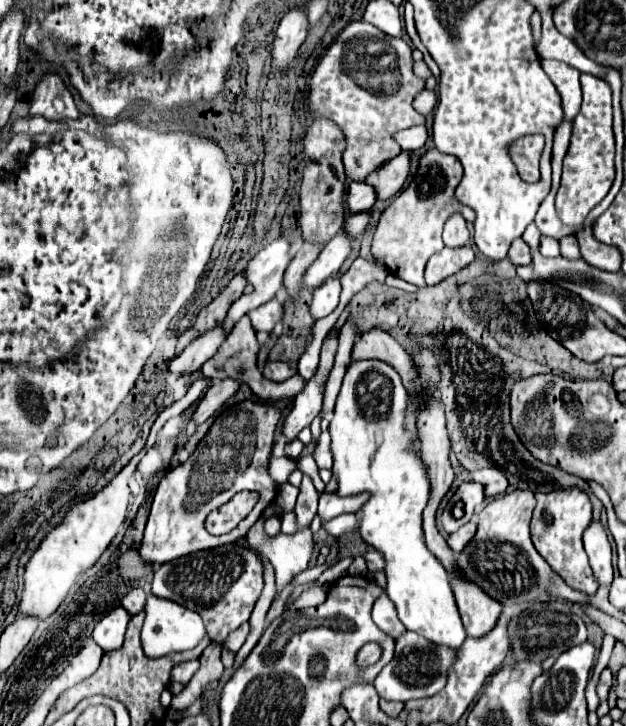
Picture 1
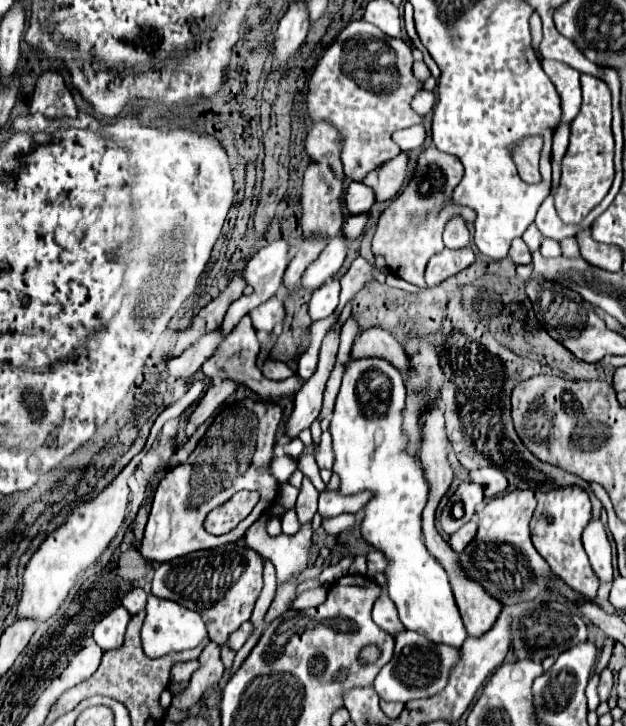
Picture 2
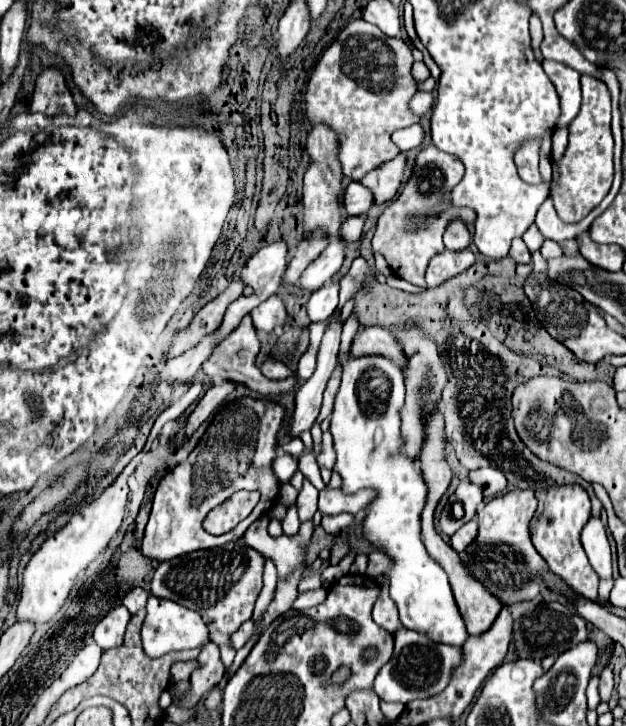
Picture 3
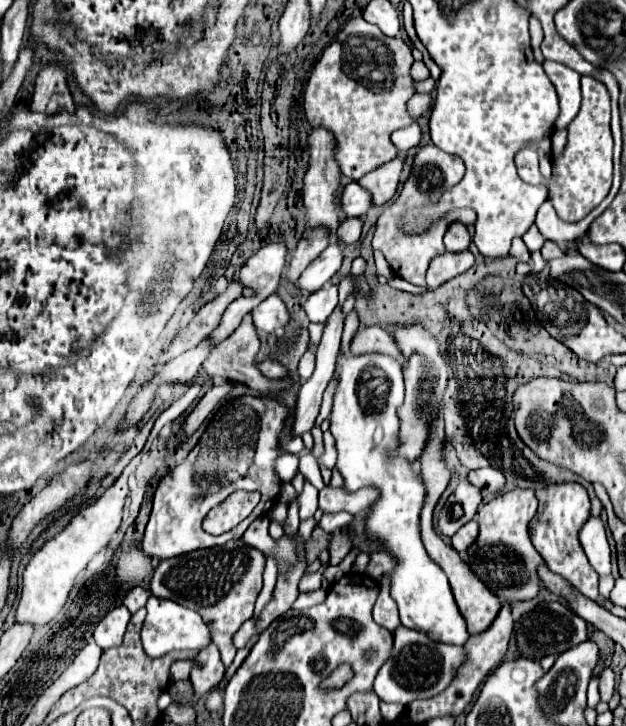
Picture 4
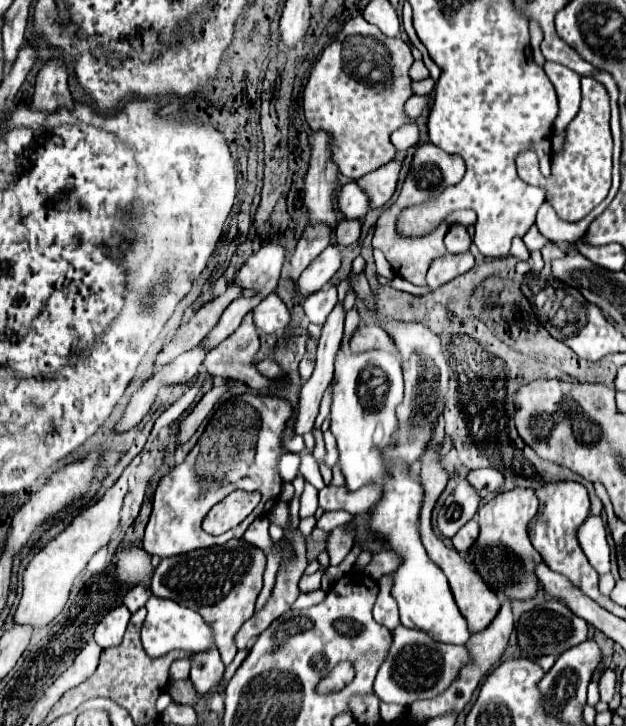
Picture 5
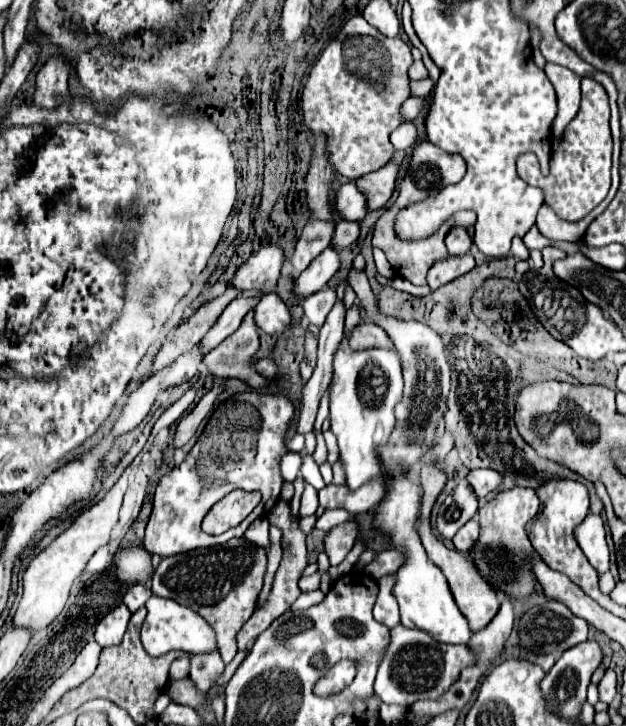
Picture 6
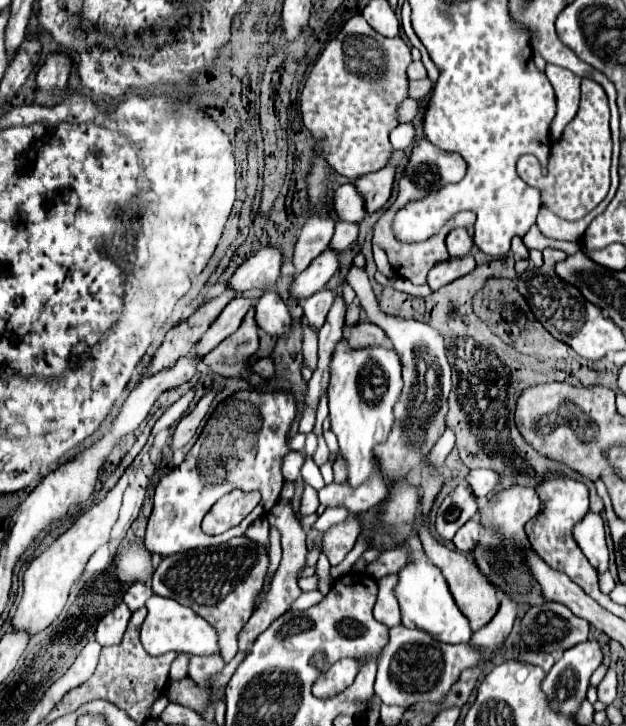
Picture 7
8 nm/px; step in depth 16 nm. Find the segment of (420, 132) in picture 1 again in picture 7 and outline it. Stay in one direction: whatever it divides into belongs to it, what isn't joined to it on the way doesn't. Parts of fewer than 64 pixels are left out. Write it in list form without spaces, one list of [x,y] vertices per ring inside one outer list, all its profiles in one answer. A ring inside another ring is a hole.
[[[398,124],[390,132],[390,142],[396,150],[406,150],[414,142],[414,126],[412,124]]]

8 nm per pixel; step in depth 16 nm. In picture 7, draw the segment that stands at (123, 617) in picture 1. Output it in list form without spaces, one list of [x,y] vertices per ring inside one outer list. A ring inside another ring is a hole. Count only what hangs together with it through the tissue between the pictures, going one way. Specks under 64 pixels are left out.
[[[122,602],[120,606],[116,606],[110,614],[106,614],[98,628],[96,628],[96,640],[102,644],[102,646],[114,646],[114,644],[120,644],[122,636],[124,636],[124,630],[126,630],[126,624],[130,620],[130,610],[128,606]]]

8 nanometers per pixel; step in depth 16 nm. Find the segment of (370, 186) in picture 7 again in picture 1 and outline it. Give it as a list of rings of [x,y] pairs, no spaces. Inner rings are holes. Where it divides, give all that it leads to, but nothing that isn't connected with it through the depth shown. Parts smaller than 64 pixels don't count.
[[[400,152],[396,158],[392,158],[390,162],[382,164],[374,172],[370,172],[364,178],[364,182],[368,186],[376,188],[376,198],[378,200],[388,200],[388,198],[396,196],[400,192],[402,184],[406,182],[408,164],[410,164],[408,152]]]

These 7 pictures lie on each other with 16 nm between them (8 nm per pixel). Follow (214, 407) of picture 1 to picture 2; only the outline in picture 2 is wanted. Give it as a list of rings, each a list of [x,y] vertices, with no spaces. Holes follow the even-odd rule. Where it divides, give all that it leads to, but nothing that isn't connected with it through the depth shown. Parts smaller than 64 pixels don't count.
[[[234,380],[214,382],[214,384],[206,390],[204,398],[198,402],[196,410],[190,414],[188,424],[190,424],[192,428],[198,428],[204,420],[208,420],[208,418],[226,402],[226,398],[228,398],[236,388],[238,388],[238,384],[236,384]]]

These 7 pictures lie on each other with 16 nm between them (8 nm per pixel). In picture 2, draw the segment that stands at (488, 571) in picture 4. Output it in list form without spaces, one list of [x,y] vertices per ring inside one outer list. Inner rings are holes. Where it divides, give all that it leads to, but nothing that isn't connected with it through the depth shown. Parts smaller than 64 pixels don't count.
[[[512,490],[496,496],[478,512],[478,534],[472,544],[460,552],[460,564],[464,564],[466,572],[476,582],[484,584],[504,606],[534,600],[542,590],[552,592],[552,588],[548,588],[548,574],[552,572],[530,542],[528,524],[534,508],[536,498],[532,490]]]

